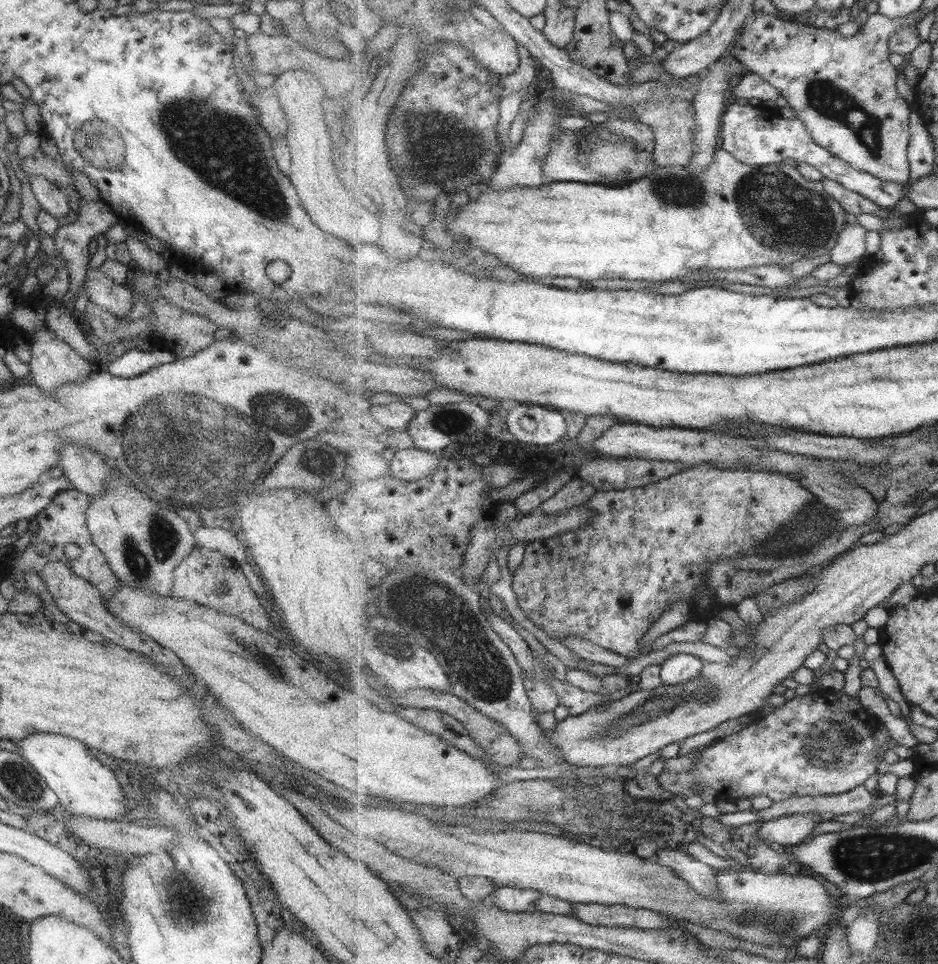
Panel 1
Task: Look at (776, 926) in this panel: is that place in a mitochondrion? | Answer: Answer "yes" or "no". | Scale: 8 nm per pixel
yes

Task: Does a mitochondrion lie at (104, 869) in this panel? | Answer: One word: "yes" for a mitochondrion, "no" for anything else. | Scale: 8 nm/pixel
no

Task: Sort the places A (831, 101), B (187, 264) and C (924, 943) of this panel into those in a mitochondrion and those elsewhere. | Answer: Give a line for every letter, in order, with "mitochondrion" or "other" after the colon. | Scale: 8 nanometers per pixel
A: mitochondrion
B: other
C: mitochondrion

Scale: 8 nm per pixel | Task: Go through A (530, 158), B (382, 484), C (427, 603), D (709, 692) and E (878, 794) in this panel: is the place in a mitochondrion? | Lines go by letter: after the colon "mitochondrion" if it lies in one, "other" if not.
A: other
B: other
C: mitochondrion
D: mitochondrion
E: other

